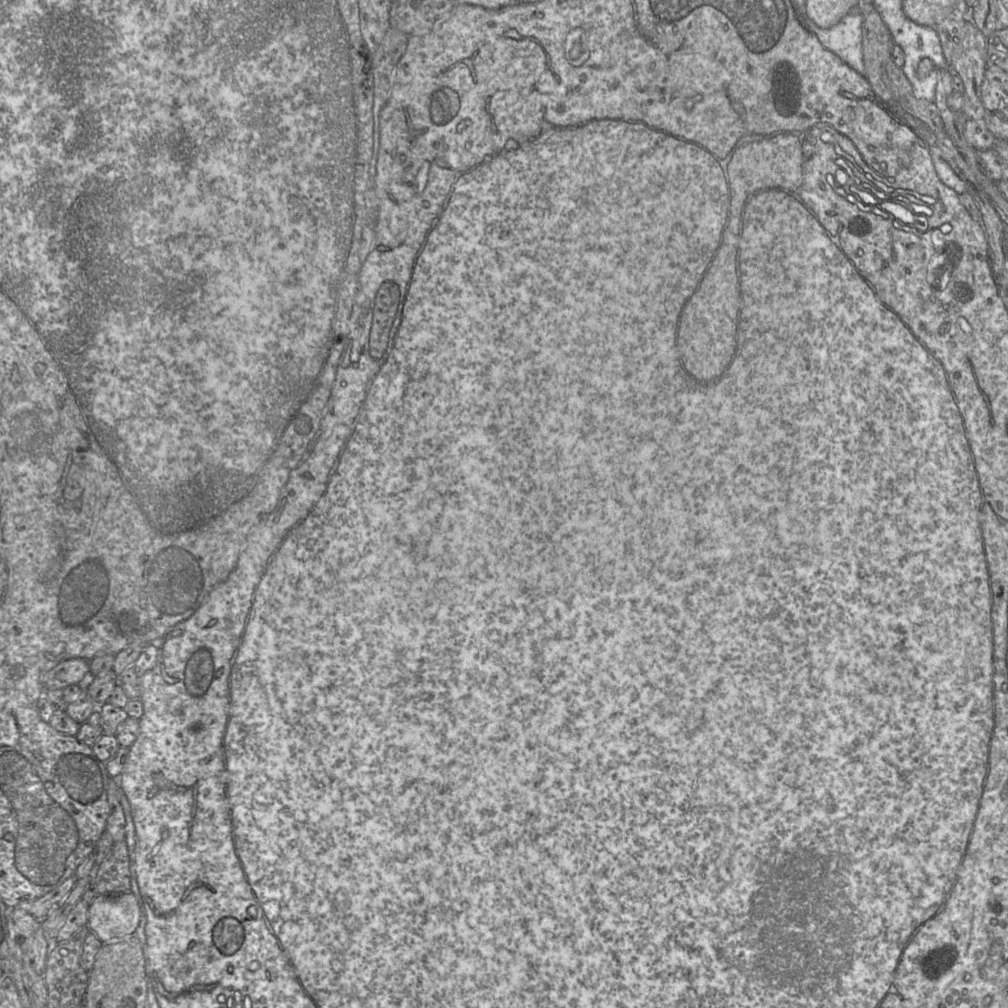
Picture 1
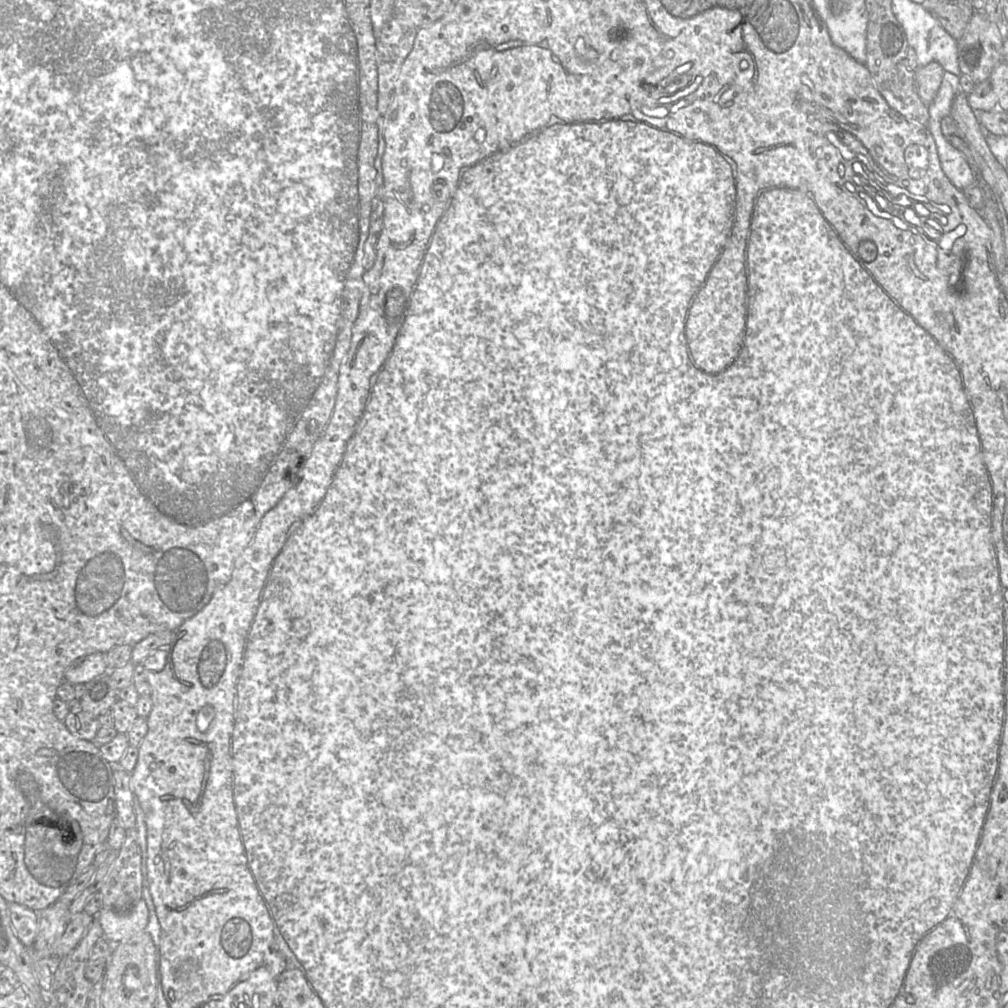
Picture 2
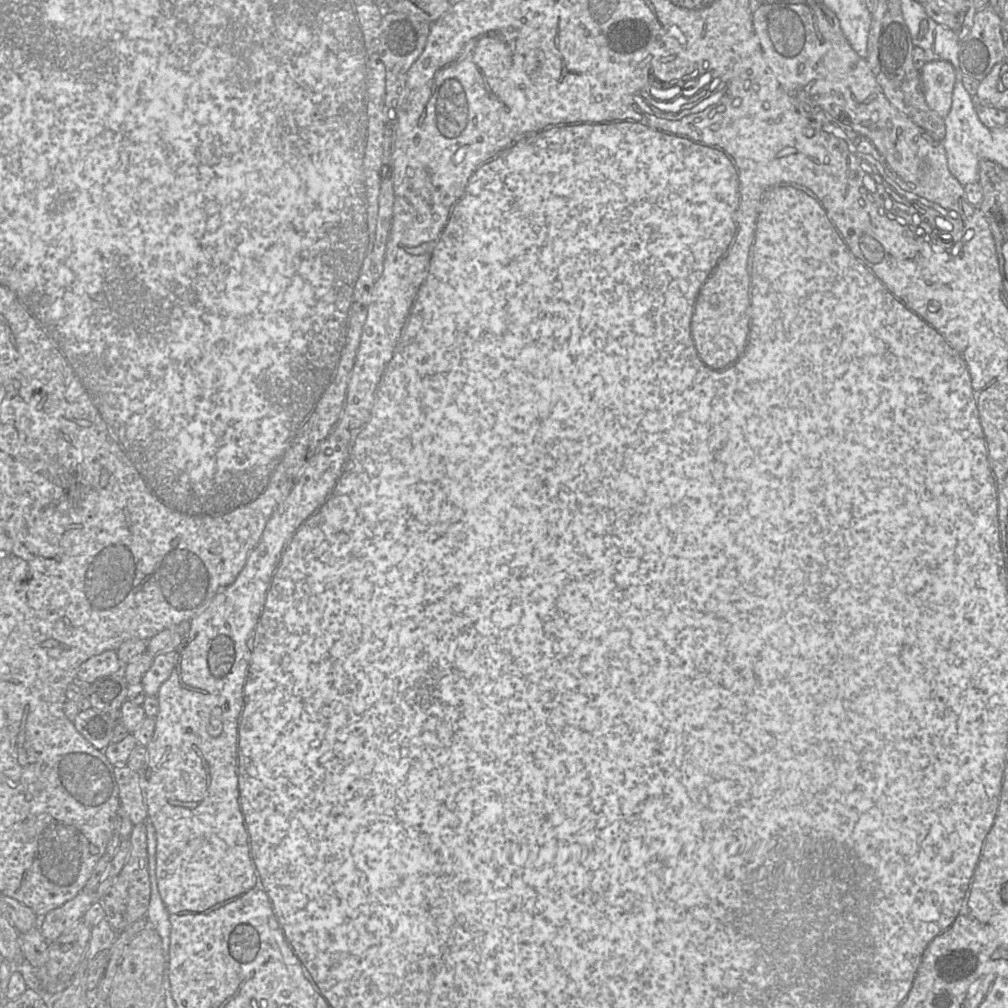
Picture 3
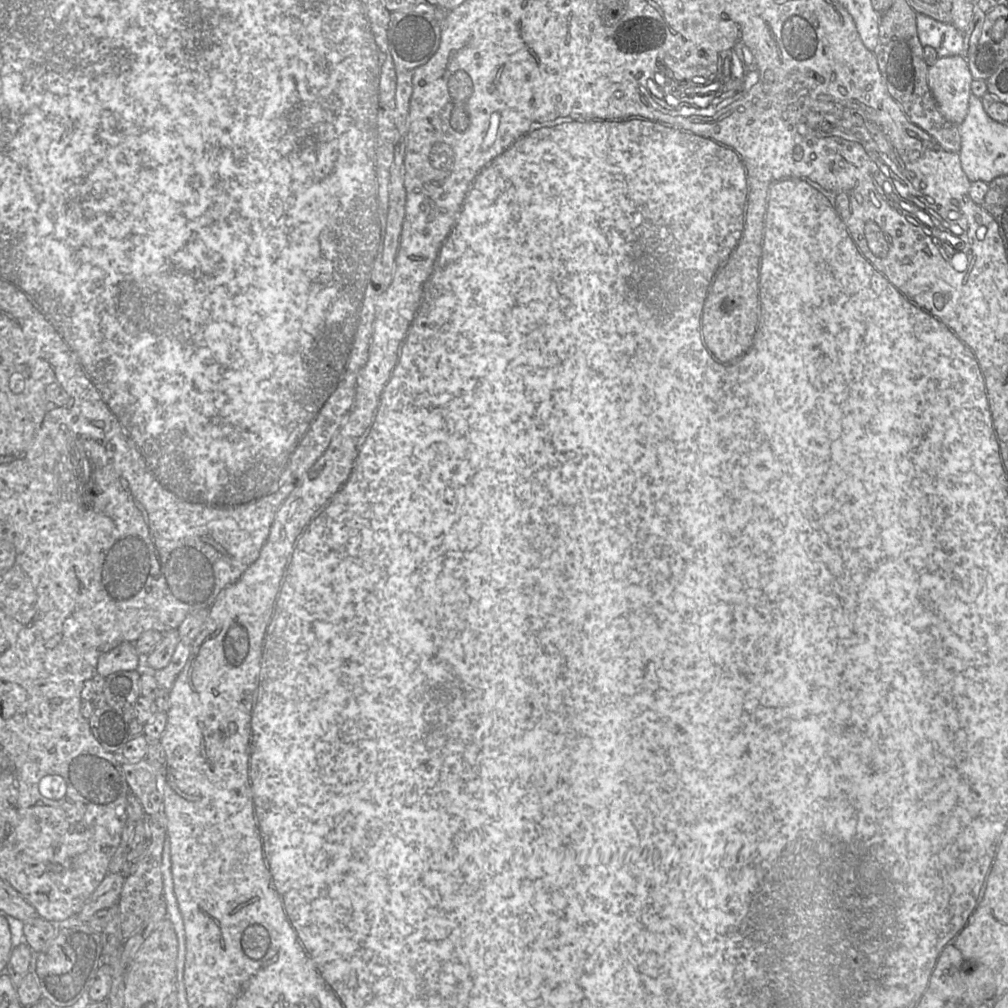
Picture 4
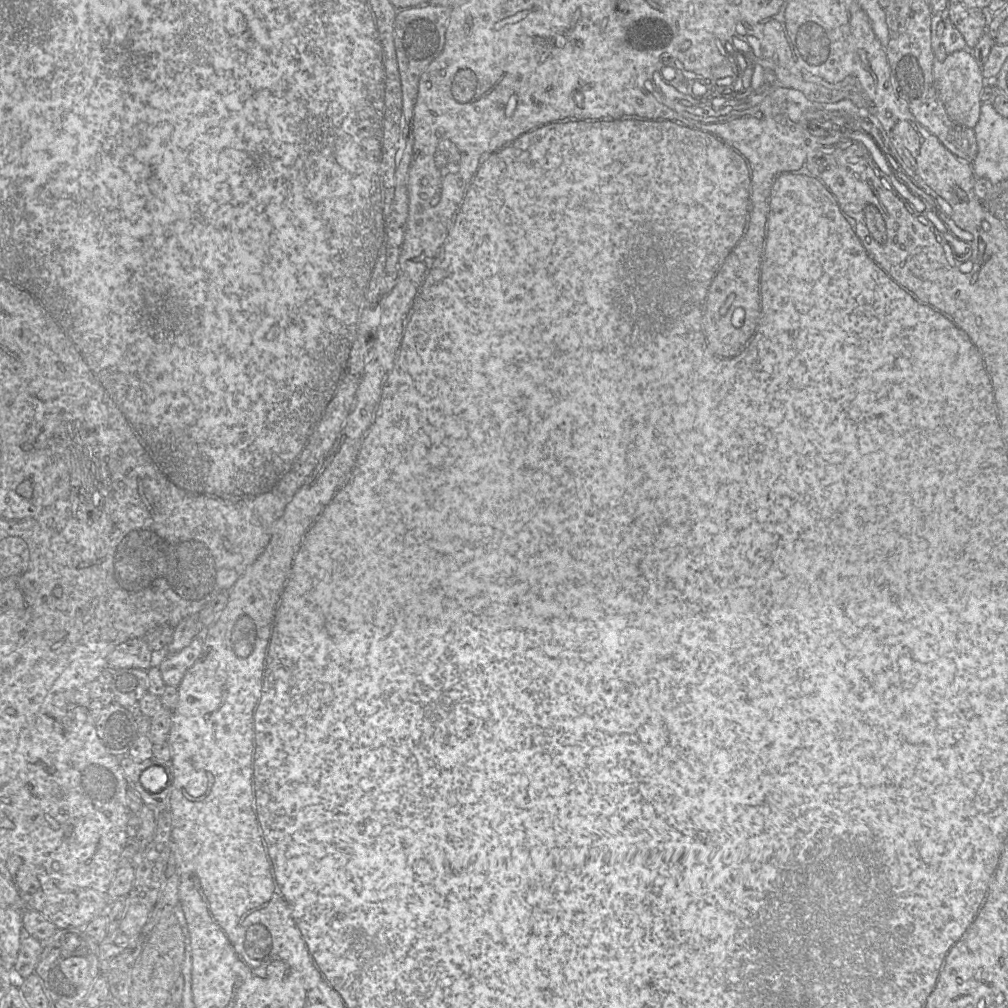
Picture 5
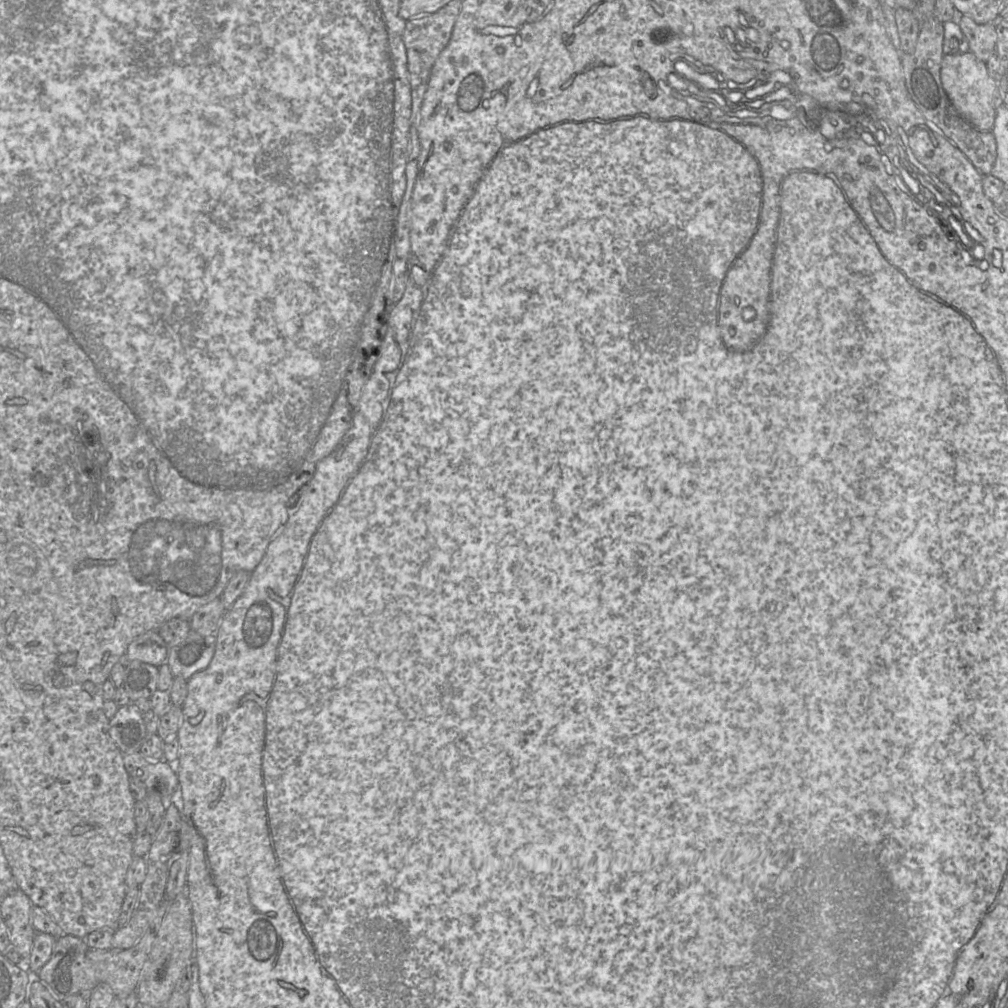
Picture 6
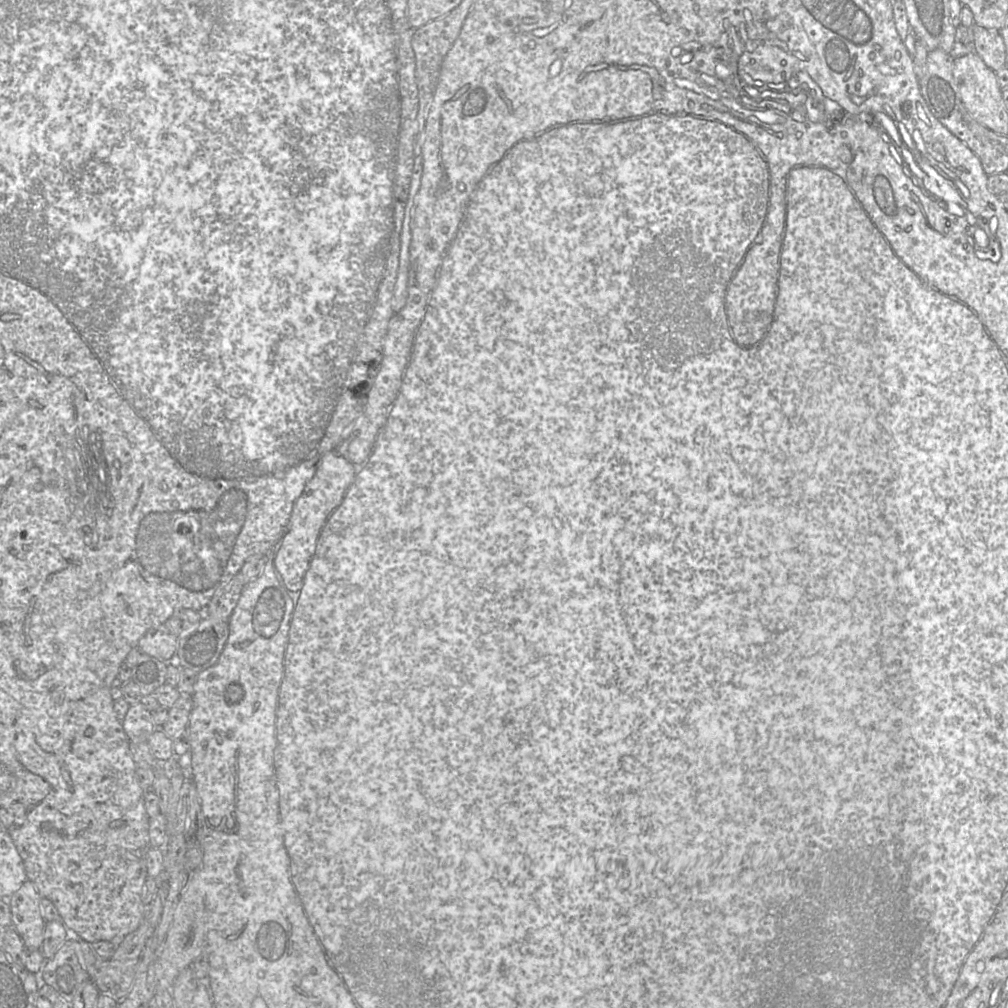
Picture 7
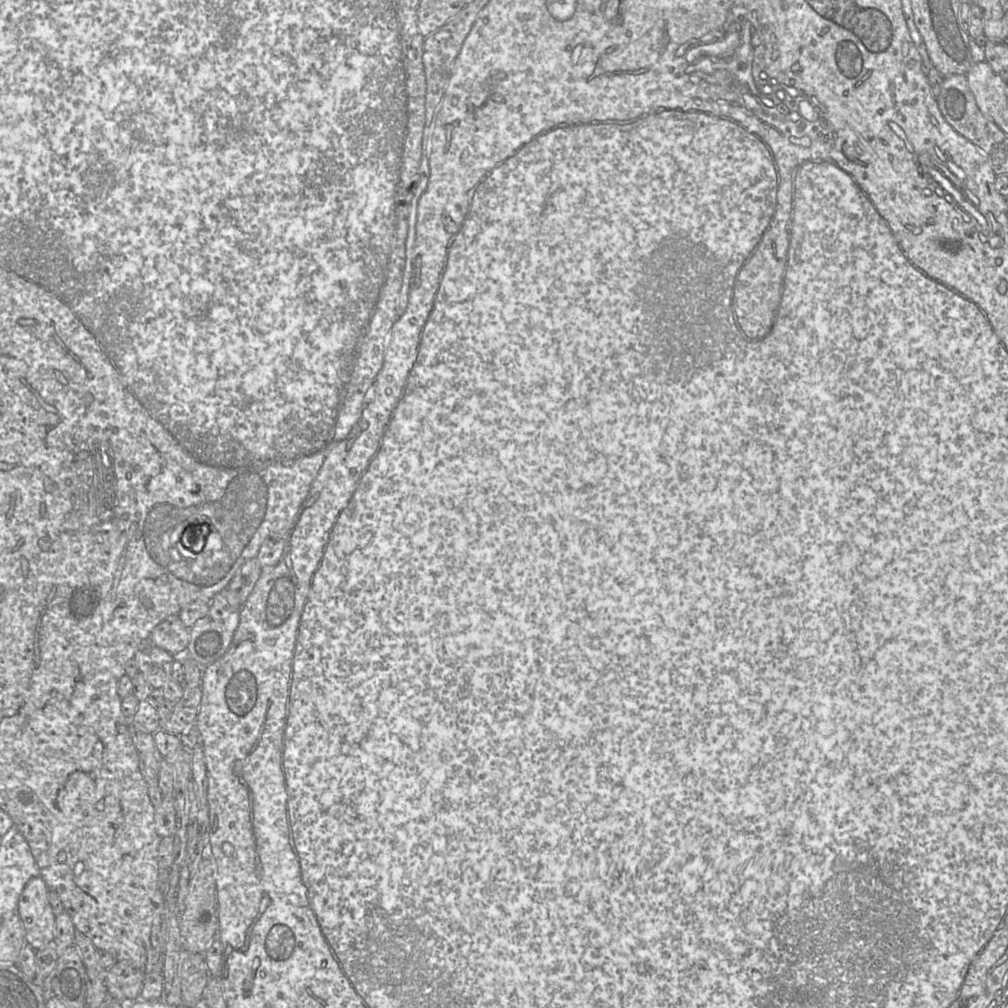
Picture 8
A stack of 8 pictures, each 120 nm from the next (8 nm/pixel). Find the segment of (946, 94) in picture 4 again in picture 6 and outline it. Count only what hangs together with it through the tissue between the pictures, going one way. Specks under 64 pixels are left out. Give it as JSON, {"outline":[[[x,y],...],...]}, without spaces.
{"outline":[[[972,52],[944,55],[940,70],[941,82],[956,111],[980,131],[991,131],[996,117],[994,94],[998,82],[989,75],[984,62]]]}

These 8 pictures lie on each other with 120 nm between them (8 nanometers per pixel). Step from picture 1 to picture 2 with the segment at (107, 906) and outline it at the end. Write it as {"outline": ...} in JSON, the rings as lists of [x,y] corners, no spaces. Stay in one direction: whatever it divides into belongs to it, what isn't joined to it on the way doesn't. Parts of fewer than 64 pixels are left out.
{"outline":[[[141,899],[124,913],[102,908],[94,919],[99,922],[102,928],[103,938],[116,944],[146,931],[148,909],[144,900]]]}

